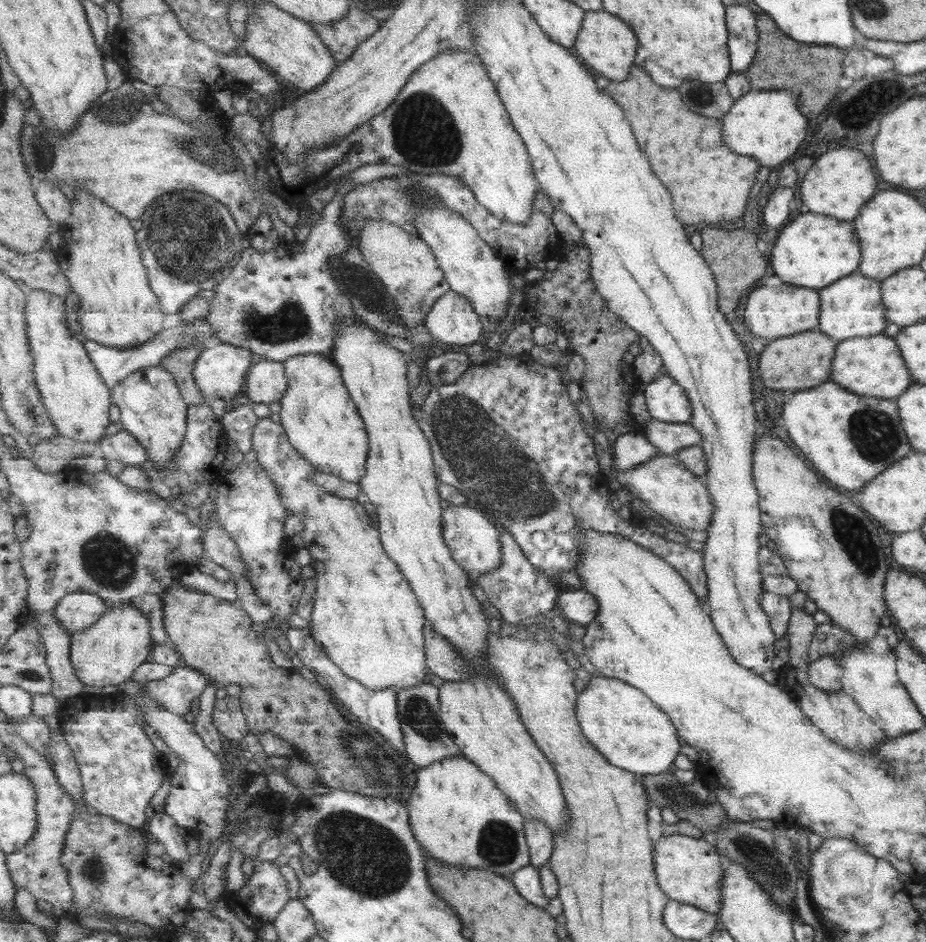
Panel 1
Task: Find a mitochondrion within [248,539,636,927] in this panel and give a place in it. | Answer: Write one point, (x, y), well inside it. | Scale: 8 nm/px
(341, 838)

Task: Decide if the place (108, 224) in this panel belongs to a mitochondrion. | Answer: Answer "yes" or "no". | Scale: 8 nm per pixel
no

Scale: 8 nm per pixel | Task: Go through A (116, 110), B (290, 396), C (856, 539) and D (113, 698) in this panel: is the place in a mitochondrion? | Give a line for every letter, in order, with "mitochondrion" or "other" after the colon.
A: mitochondrion
B: other
C: mitochondrion
D: other

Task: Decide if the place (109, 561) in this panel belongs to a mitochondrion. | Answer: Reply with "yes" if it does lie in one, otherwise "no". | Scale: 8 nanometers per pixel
yes

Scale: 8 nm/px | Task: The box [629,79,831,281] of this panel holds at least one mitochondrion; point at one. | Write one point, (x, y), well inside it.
(702, 97)

